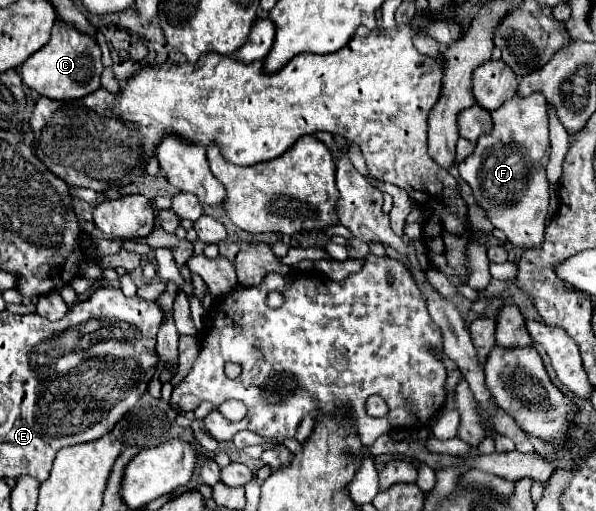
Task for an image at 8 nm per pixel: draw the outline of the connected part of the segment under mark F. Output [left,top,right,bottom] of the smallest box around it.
[458,92,550,248]

